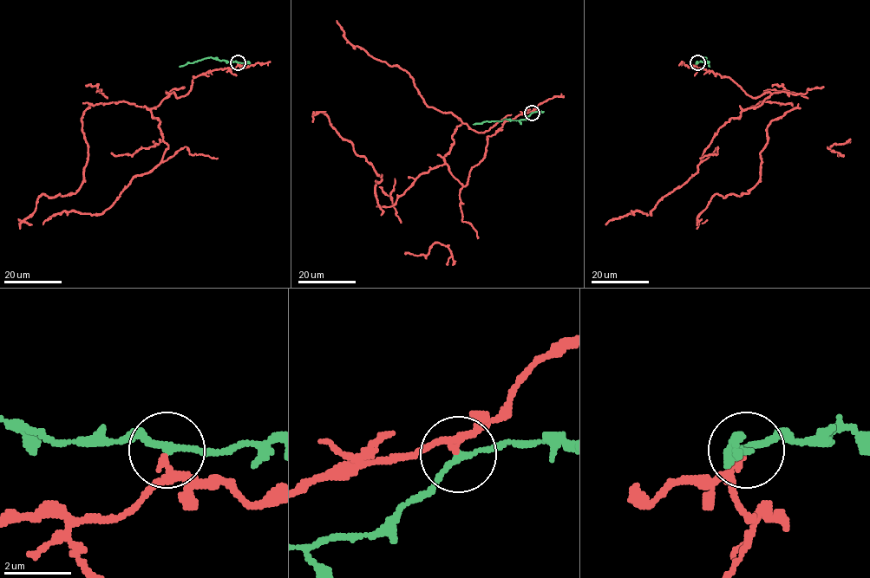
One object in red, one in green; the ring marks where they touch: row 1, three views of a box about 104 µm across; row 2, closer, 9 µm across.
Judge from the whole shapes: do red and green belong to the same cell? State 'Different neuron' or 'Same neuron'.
Different neuron

